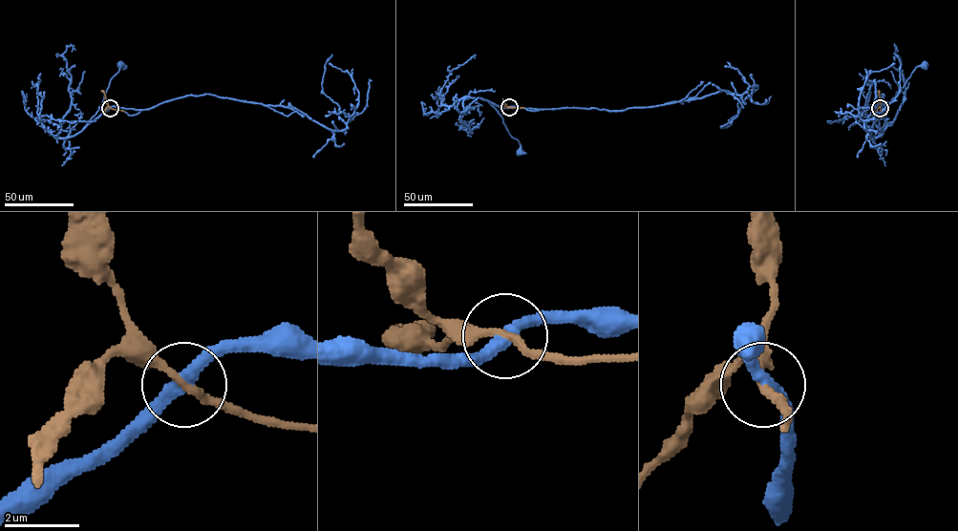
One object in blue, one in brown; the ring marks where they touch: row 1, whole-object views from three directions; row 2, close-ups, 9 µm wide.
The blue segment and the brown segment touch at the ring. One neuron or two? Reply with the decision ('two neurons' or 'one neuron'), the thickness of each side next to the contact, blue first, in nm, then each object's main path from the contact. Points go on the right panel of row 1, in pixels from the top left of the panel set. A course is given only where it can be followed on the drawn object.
one neuron; calibres 340 and 200 nm; course blue (880, 108), (880, 114), (873, 122), (914, 69), (925, 66); course brown (880, 108), (878, 91)

